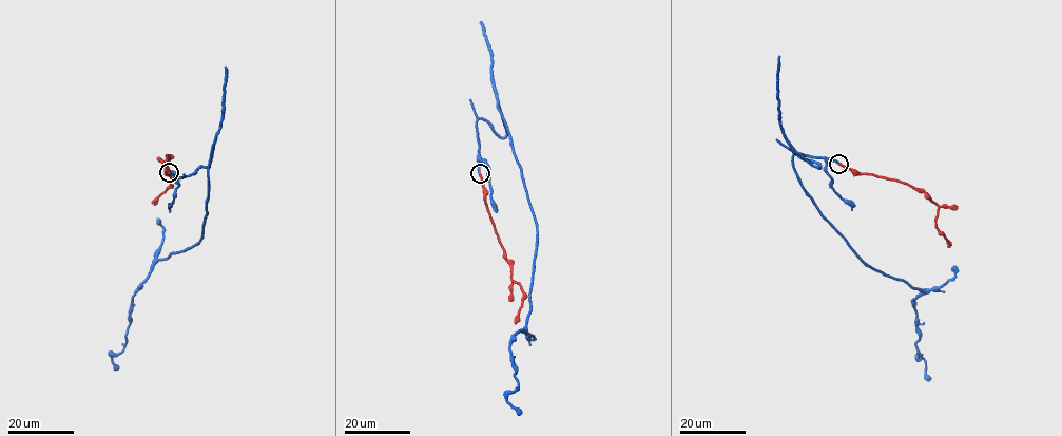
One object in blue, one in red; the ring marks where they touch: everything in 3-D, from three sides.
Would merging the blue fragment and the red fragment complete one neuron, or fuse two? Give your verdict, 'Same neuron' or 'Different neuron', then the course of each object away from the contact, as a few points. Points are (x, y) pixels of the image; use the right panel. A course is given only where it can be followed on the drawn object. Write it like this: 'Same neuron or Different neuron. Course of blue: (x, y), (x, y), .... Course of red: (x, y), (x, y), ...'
Same neuron. Course of blue: (840, 163), (793, 151), (819, 165), (793, 154), (806, 194), (861, 260), (923, 290), (912, 305), (929, 380). Course of red: (840, 164), (862, 173), (904, 182), (921, 189), (938, 206), (935, 227), (950, 245)

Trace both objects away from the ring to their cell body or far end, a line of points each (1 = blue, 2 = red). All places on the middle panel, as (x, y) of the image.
1: (479, 173), (476, 122), (504, 137), (498, 106), (537, 229), (509, 349), (521, 414)
2: (479, 174), (487, 210), (504, 256), (509, 263), (513, 280), (519, 283), (523, 294), (515, 323)

